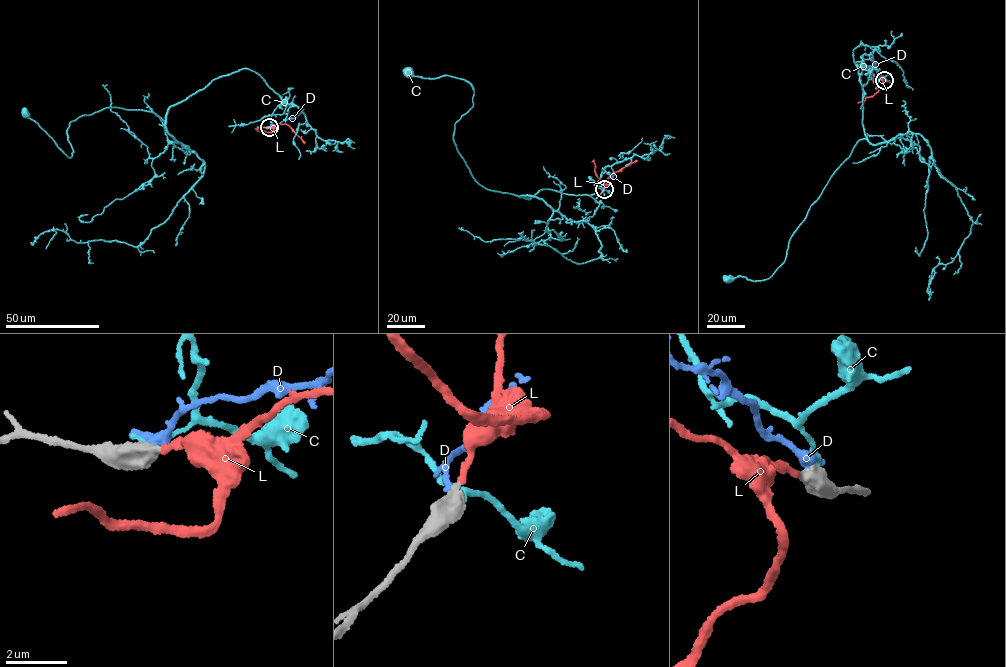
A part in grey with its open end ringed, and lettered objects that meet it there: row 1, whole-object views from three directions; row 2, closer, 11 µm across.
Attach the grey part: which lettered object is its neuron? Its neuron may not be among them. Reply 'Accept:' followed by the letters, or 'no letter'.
Accept: L

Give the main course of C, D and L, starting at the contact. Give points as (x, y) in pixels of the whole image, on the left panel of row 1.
C: (268, 127), (286, 101), (247, 68), (165, 120), (111, 106), (83, 114), (67, 131), (69, 157), (24, 113)
D: (268, 127), (294, 118), (301, 112)
L: (269, 127), (285, 124), (304, 143)

